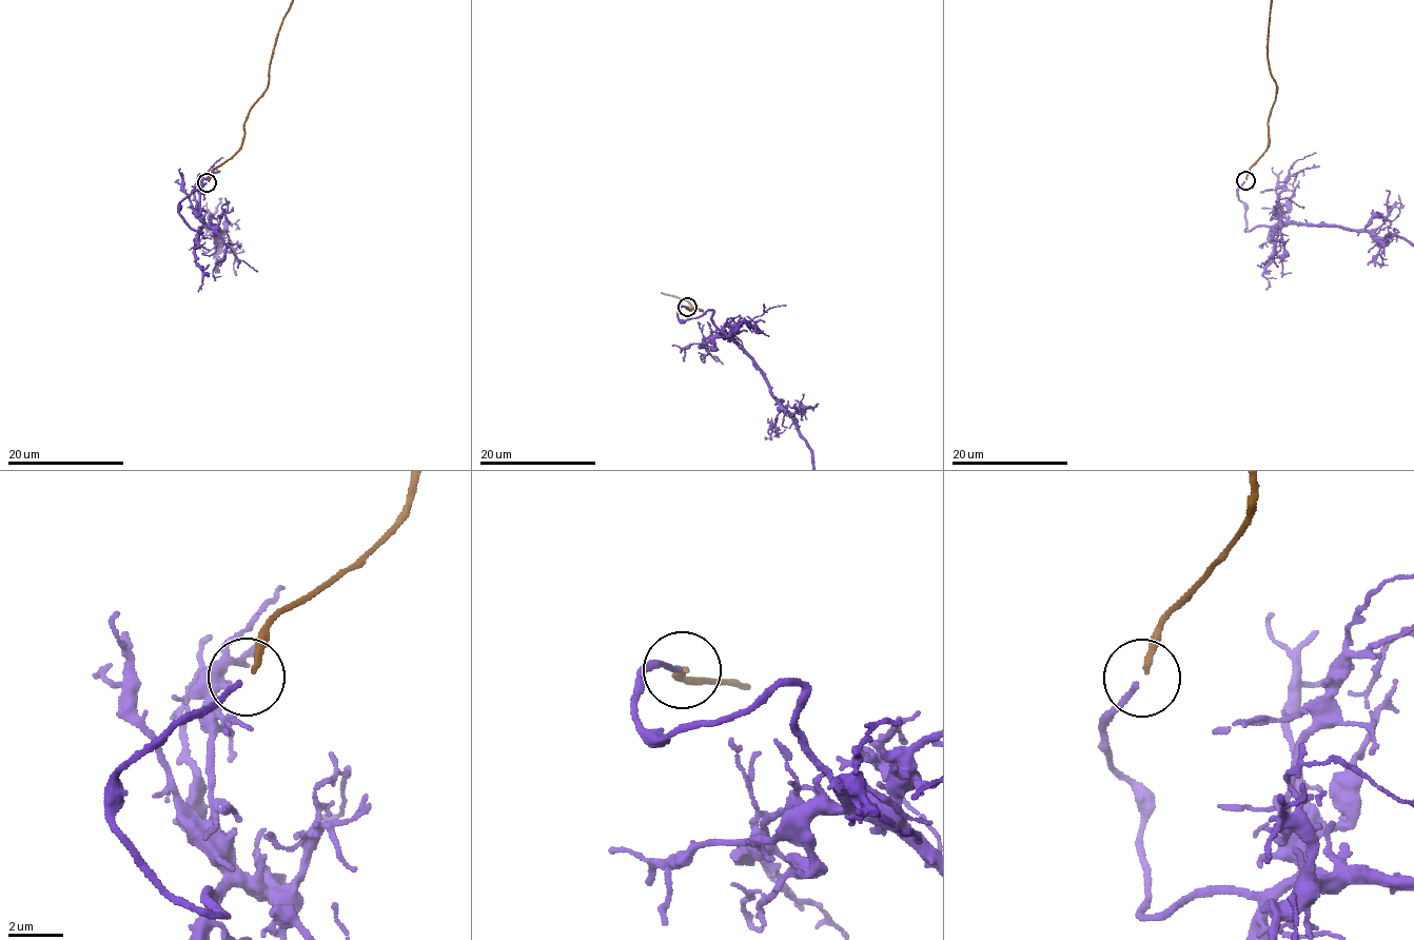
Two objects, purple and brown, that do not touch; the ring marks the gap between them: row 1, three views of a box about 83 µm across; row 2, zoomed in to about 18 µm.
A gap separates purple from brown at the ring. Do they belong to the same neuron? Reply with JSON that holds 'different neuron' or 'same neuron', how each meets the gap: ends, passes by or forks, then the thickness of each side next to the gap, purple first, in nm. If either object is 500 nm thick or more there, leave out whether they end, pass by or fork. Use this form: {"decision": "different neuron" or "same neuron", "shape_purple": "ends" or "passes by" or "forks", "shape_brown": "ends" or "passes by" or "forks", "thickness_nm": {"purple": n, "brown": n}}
{"decision": "same neuron", "shape_purple": "ends", "shape_brown": "ends", "thickness_nm": {"purple": 170, "brown": 200}}

